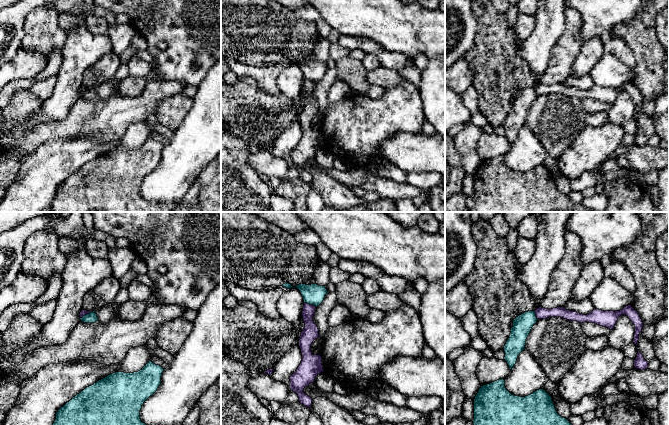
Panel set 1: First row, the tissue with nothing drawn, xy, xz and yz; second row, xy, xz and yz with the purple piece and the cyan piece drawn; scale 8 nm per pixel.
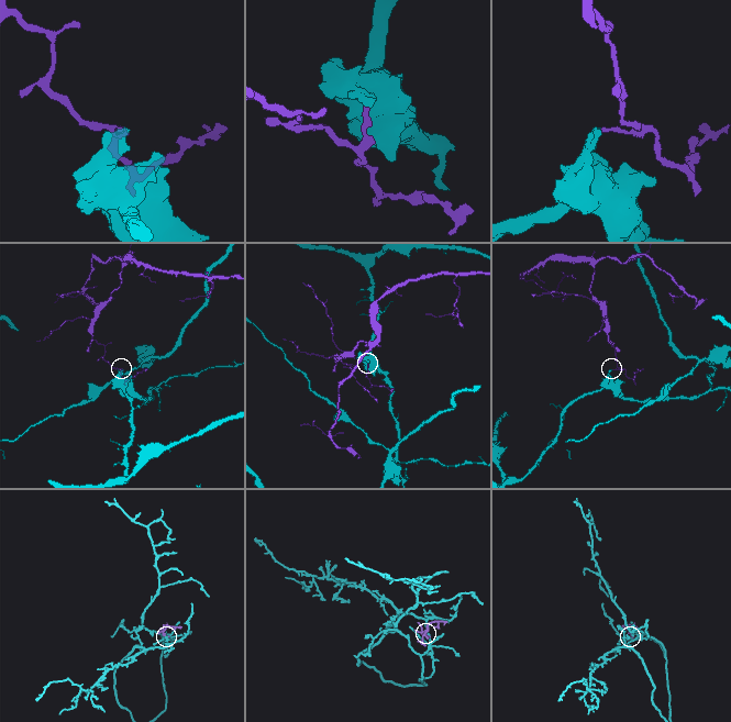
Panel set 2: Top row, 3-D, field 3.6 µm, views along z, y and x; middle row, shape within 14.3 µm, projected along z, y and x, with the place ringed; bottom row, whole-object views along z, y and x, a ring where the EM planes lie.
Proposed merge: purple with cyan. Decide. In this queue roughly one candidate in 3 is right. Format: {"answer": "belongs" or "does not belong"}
{"answer": "does not belong"}

